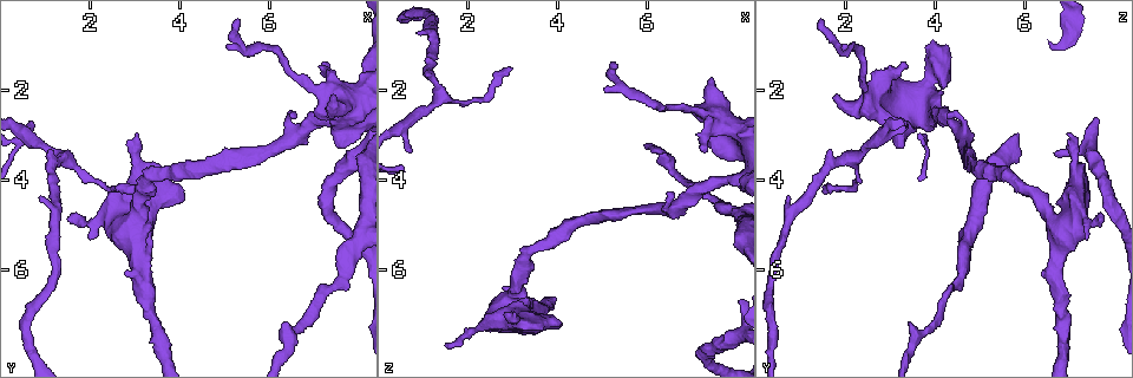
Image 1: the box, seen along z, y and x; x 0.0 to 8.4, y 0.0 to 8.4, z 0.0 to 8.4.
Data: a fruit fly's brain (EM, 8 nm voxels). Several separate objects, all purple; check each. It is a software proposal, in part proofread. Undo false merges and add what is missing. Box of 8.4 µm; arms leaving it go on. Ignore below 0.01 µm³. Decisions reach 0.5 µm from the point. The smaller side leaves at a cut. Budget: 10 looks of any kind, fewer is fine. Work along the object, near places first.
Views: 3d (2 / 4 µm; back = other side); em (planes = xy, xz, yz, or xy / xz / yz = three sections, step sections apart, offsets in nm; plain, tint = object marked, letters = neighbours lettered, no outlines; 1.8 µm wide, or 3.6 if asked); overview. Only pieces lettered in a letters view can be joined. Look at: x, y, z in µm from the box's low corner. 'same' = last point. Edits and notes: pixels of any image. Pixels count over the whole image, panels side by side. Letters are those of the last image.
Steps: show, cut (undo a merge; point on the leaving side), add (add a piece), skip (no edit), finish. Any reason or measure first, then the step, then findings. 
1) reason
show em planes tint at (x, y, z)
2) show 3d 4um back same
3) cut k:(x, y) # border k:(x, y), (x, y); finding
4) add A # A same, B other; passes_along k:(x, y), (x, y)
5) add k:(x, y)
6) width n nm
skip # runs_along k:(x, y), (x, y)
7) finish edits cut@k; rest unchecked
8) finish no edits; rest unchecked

free end
show 3d 2um at (0.70, 2.75, 3.35)

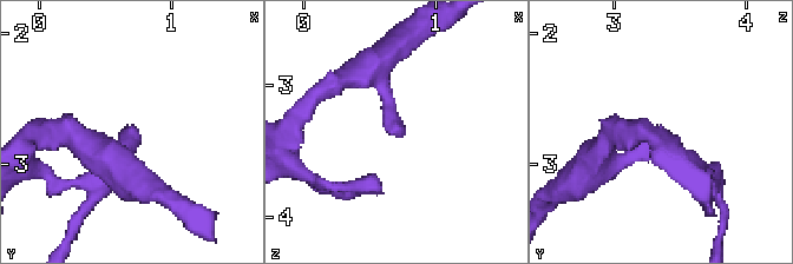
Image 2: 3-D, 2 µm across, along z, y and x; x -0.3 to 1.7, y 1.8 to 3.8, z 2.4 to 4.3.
show em planes letters at (0.74, 2.72, 3.34)

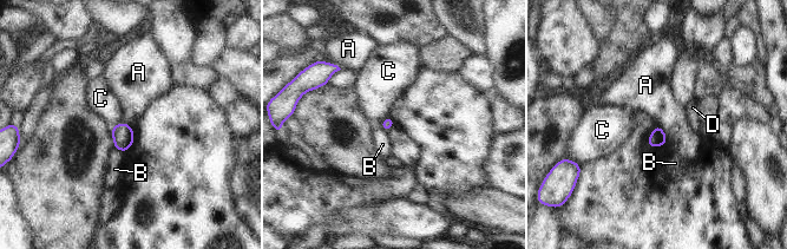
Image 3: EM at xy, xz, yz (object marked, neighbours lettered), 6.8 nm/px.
skip # A other, B other, C other, D other; border 3:(657, 124), (666, 133), (667, 144); no lettered piece goes on from it

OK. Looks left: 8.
an open end
show 3d 2um at (3.00, 2.90, 6.95)

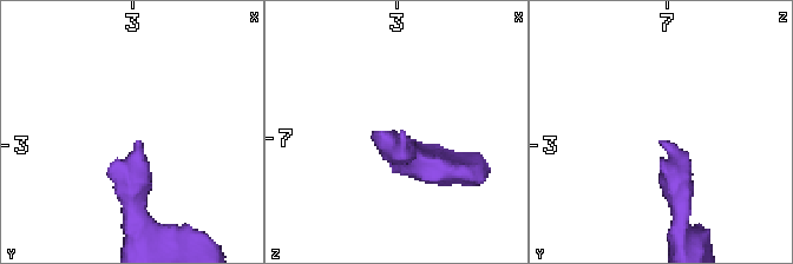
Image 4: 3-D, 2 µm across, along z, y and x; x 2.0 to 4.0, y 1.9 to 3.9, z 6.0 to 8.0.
shape alone is not enough
show em planes letters at (3.04, 2.94, 6.92)

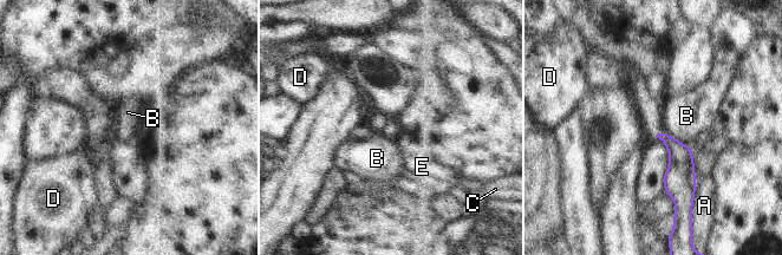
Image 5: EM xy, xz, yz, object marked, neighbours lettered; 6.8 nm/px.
skip # A other, B other, C other, D other, E other; no lettered piece goes on from it

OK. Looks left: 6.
a fork
show 3d 2um back at (7.60, 2.20, 2.50)

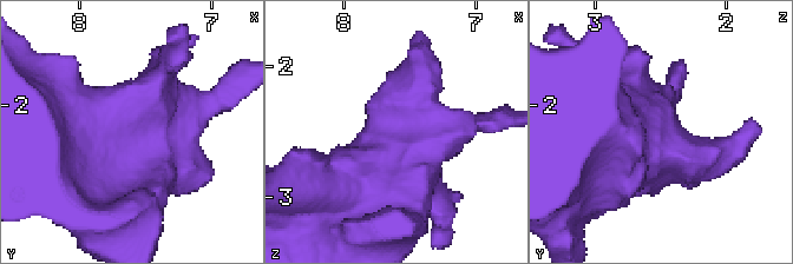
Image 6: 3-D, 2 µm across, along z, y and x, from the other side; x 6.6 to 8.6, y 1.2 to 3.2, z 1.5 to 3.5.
shape alone is not enough
show em planes letters at (7.54, 2.24, 2.58)

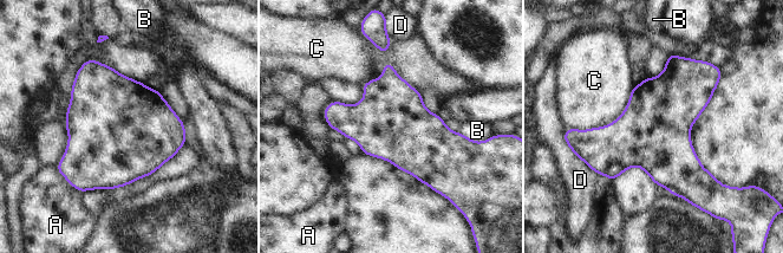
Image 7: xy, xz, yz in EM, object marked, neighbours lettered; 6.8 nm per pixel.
width 500 nm
skip # A other, B other, C other, D other; border 7:(634, 85), (609, 123), (574, 129); continuous, no second neuron

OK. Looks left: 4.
an open end
show em planes letters at (3.05, 4.20, 1.45)

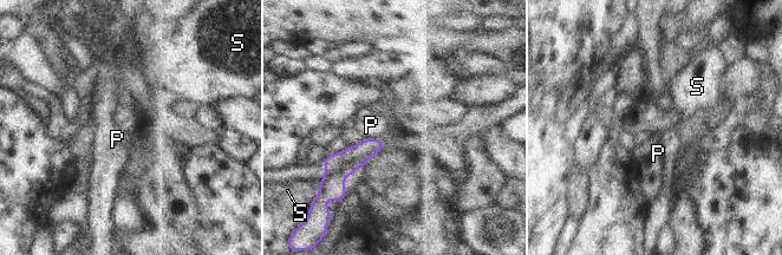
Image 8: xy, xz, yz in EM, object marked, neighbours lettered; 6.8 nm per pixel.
longest_contact P 160 nm
skip # P other, S other; border 8:(364, 138), (382, 138), (386, 142); none of them fits

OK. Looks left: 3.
finish no edits; rest unchecked

